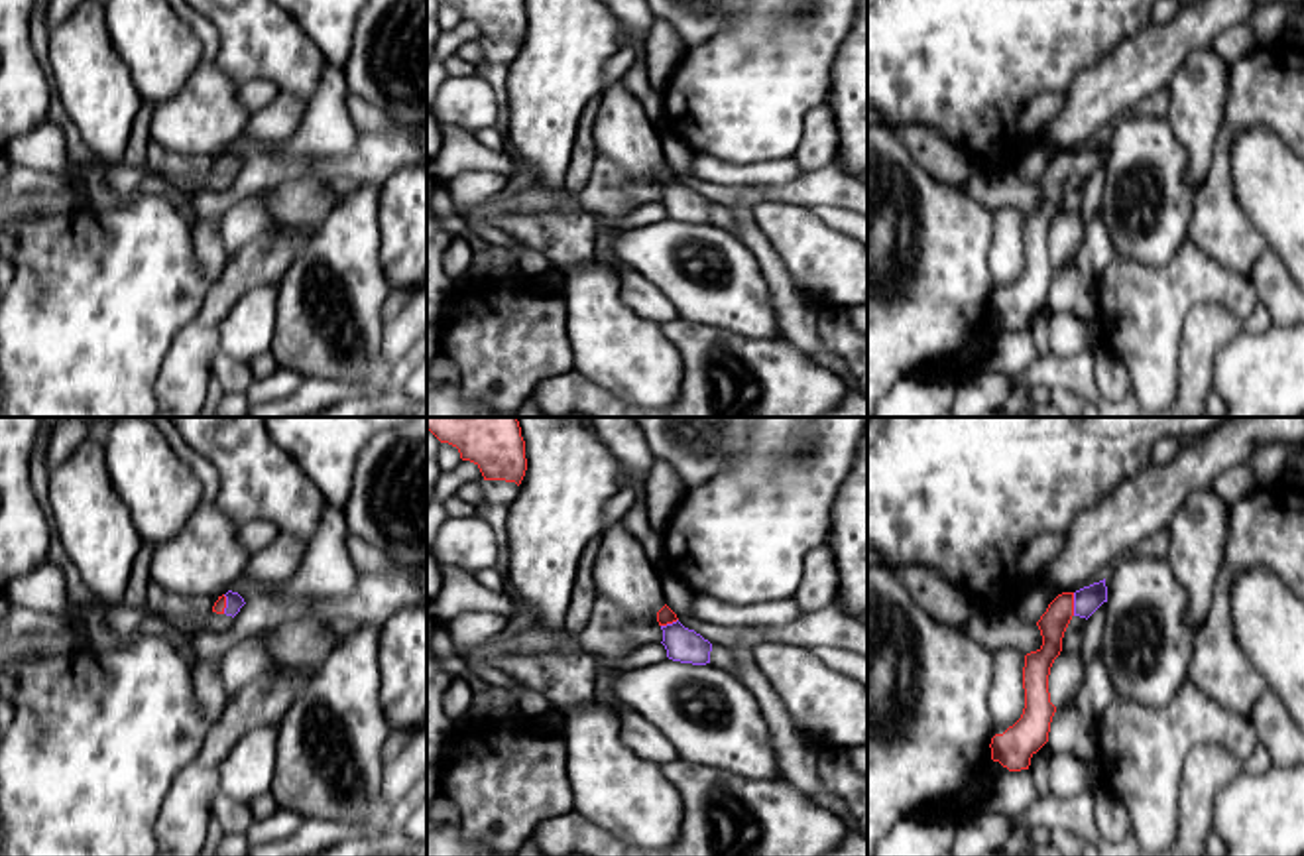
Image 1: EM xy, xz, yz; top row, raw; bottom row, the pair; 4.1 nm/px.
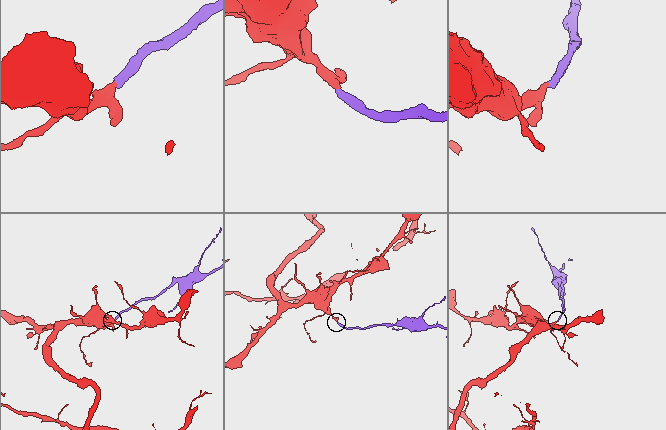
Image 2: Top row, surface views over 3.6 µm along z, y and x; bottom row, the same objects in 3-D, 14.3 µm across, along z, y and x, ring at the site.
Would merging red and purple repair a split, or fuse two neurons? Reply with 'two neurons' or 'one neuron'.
one neuron

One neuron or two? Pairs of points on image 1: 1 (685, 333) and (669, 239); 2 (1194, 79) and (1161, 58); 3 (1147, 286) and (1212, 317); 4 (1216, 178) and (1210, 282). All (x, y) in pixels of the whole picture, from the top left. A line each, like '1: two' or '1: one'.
1: two
2: two
3: two
4: two

